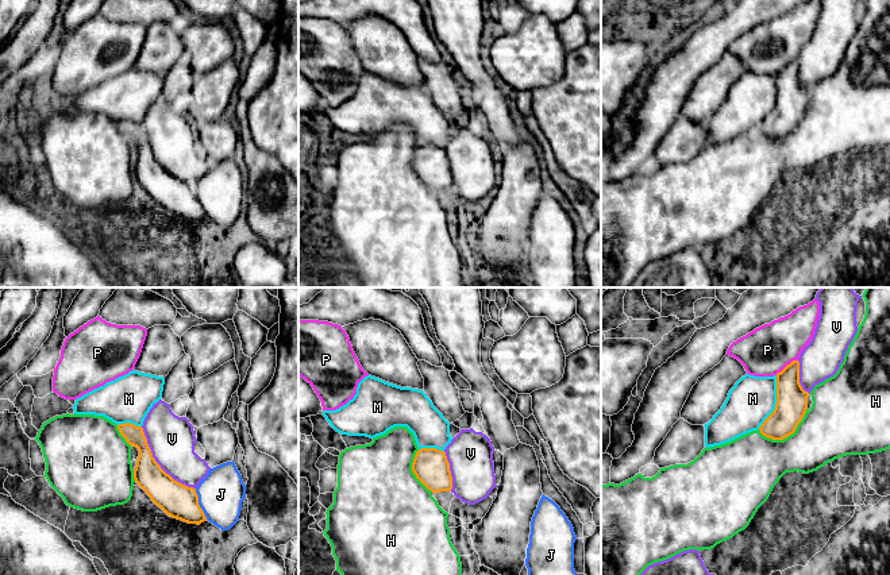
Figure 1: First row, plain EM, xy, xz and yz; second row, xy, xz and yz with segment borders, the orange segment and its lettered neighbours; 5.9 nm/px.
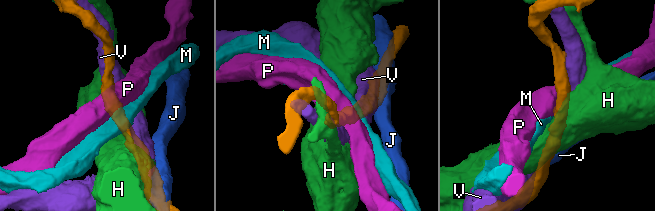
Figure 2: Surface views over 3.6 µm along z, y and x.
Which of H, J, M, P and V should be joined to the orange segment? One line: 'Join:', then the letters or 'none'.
Join: none

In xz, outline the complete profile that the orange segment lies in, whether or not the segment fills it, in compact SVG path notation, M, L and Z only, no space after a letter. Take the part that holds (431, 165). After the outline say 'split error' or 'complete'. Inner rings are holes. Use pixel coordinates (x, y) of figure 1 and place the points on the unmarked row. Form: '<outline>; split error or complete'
M421 146L416 150L412 169L432 190L451 189L452 174L446 150L436 146Z; complete

